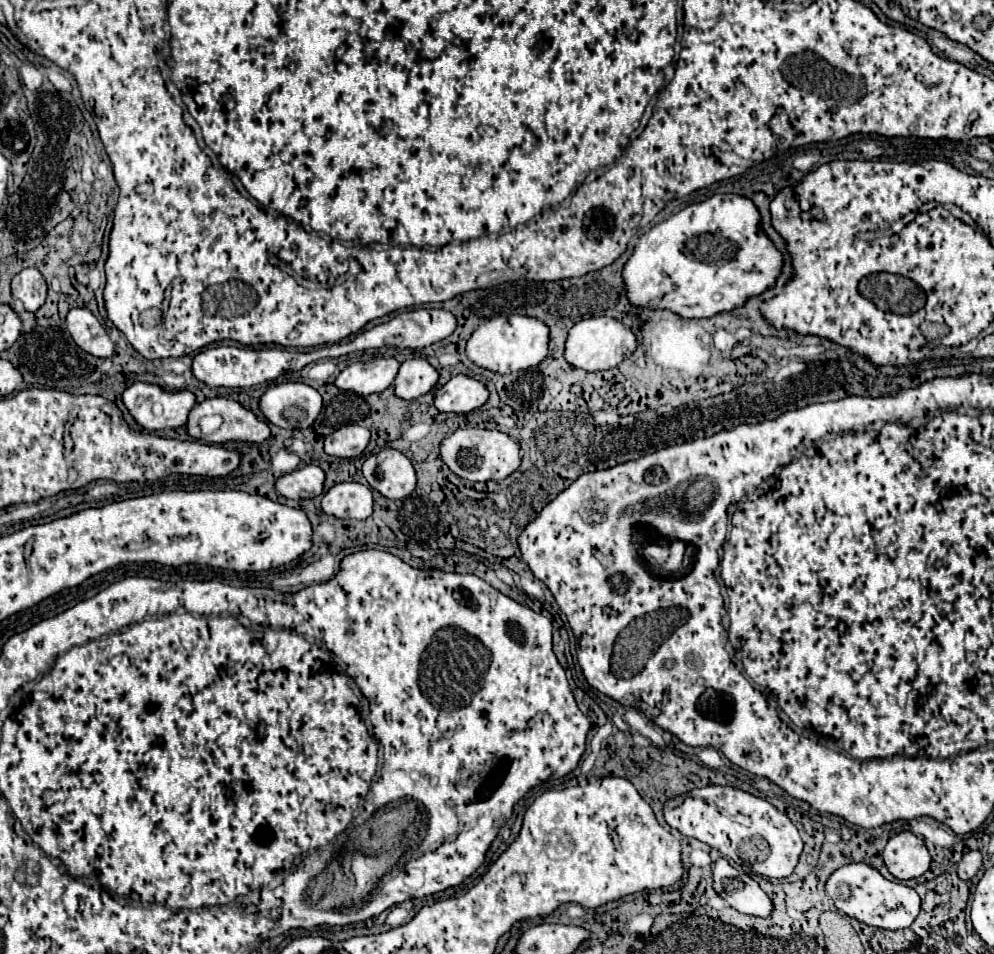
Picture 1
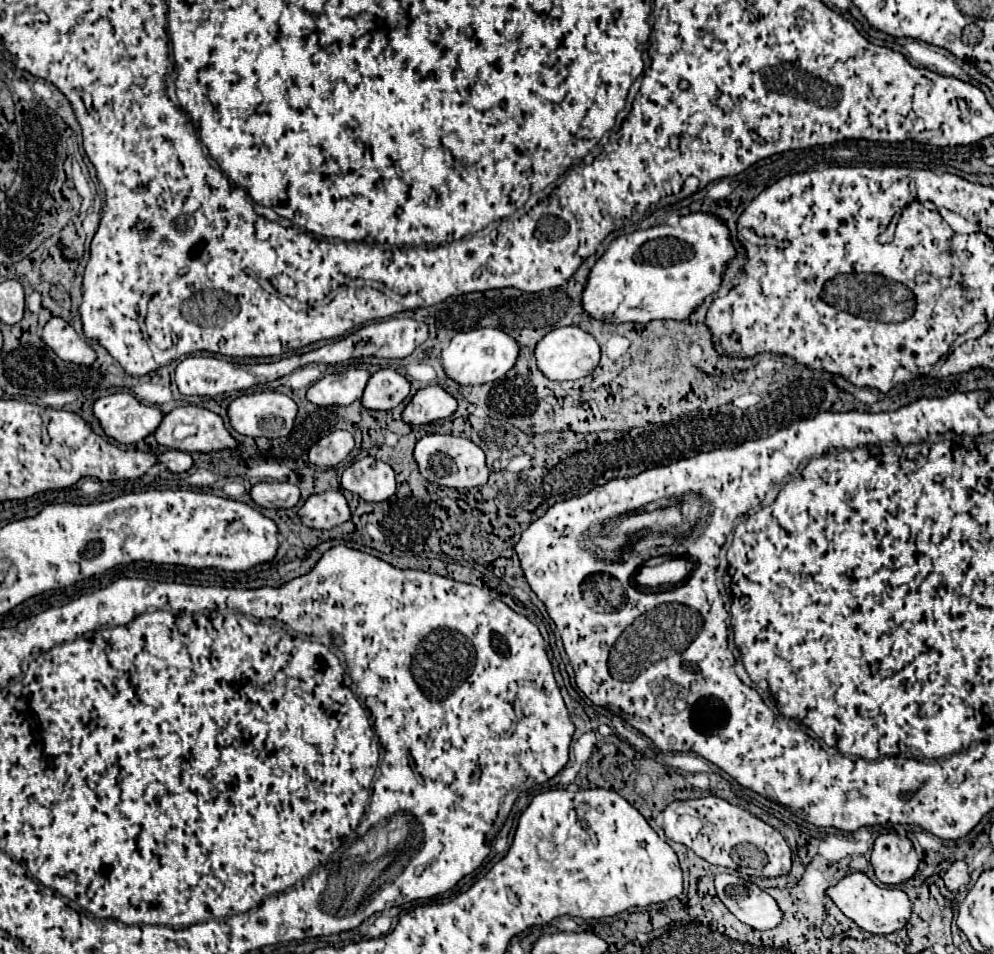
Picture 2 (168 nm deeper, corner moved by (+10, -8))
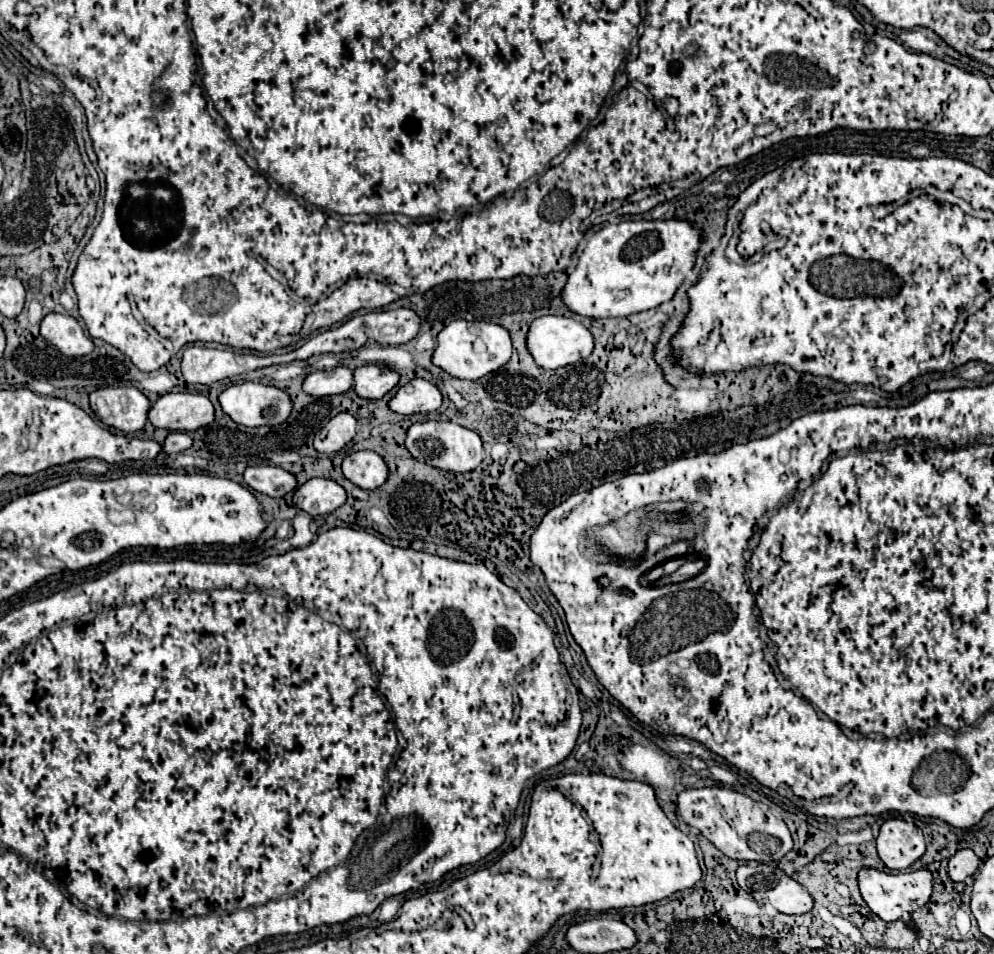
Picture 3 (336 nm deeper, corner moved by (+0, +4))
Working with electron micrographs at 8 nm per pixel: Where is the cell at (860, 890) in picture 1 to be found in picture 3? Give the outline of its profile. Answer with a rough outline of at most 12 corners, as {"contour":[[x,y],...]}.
{"contour":[[858,872],[864,902],[896,922],[928,902],[932,874]]}

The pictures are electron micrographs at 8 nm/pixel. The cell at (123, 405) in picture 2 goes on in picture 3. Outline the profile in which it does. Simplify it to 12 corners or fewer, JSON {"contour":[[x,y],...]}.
{"contour":[[134,386],[90,394],[94,414],[138,432],[152,402]]}

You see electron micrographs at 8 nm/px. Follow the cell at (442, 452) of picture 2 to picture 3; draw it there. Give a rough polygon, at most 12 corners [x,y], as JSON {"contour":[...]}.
{"contour":[[452,422],[410,426],[406,448],[446,472],[472,472],[482,438]]}

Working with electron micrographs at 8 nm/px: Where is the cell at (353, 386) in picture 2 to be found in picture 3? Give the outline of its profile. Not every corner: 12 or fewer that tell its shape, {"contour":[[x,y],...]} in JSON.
{"contour":[[346,366],[314,372],[304,380],[312,396],[334,396],[354,386]]}

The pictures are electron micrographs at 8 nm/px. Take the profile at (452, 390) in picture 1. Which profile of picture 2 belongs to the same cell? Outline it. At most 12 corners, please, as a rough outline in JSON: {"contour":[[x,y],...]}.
{"contour":[[440,386],[418,390],[402,412],[410,426],[448,418],[456,400]]}

